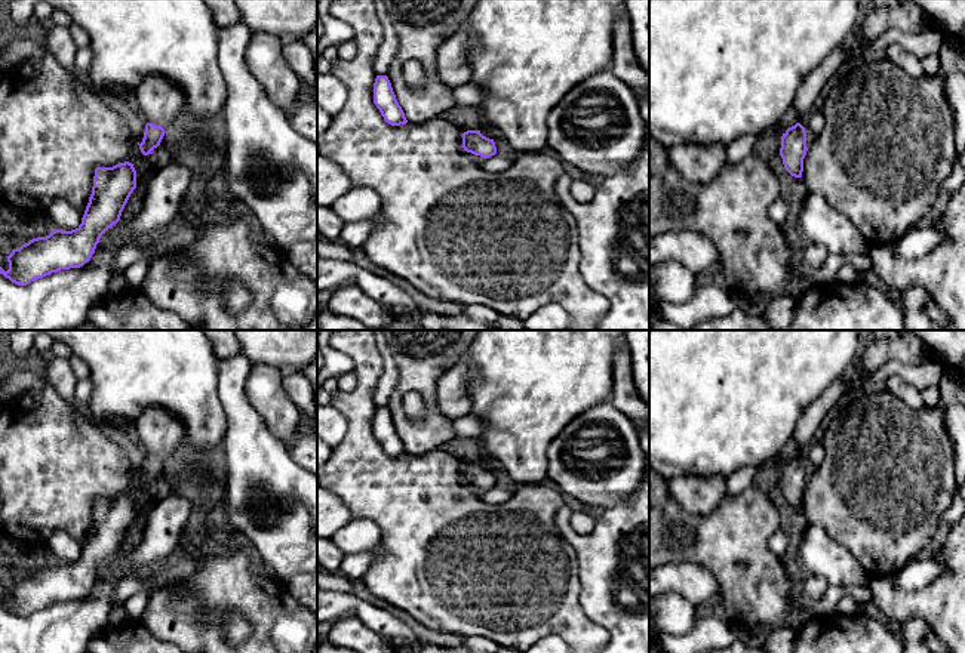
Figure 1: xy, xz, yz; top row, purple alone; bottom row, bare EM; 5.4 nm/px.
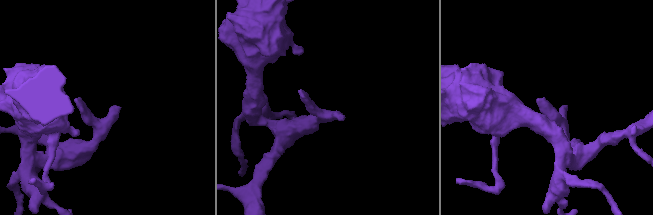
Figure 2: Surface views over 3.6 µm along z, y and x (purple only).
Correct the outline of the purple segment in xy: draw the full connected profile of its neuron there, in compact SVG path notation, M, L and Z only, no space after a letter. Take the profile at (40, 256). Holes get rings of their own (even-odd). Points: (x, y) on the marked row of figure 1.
M132 163L96 167L82 224L71 231L55 230L13 249L6 256L9 269L0 267L0 274L18 286L27 286L52 272L83 267L95 253L101 235L120 221L135 188L136 170Z

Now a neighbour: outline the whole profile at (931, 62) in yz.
M938 53L926 55L921 59L925 74L934 76L940 70L940 58Z

